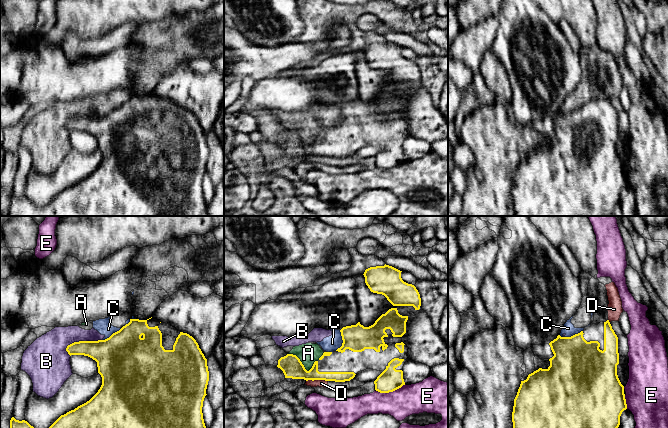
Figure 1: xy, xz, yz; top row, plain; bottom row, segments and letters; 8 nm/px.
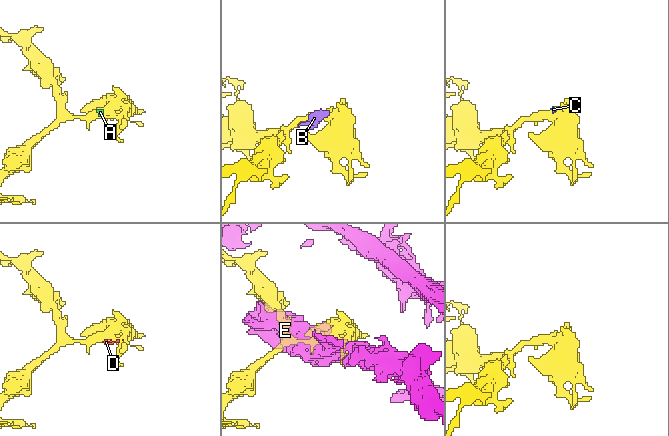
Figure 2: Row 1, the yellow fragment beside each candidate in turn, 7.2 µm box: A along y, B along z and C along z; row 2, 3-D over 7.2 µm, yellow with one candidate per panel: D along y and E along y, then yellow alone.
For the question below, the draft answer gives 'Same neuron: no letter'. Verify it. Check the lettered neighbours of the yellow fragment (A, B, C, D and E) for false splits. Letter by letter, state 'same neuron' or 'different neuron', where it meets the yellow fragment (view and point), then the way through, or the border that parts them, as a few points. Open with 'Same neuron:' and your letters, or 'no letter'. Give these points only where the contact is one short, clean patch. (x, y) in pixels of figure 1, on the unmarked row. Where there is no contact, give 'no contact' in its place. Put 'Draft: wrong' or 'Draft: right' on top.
Draft: right
Same neuron: no letter
A: different neuron; contact xz (305, 145); border xz (324, 128), (308, 146), (295, 131), (288, 129)
B: different neuron; contact xy (82, 117)
C: different neuron; contact yz (571, 112); border yz (582, 106), (570, 112), (559, 111)
D: different neuron; contact xz (316, 155); border xz (327, 156), (306, 157)
E: different neuron; contact xz (390, 167)

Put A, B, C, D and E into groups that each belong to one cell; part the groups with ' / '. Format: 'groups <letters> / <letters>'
groups A B C D / E

